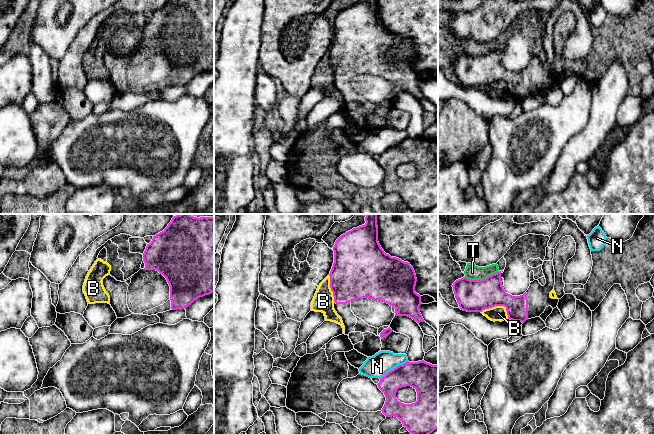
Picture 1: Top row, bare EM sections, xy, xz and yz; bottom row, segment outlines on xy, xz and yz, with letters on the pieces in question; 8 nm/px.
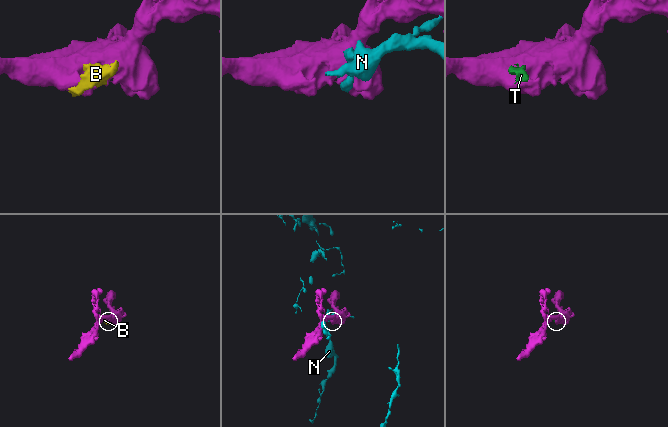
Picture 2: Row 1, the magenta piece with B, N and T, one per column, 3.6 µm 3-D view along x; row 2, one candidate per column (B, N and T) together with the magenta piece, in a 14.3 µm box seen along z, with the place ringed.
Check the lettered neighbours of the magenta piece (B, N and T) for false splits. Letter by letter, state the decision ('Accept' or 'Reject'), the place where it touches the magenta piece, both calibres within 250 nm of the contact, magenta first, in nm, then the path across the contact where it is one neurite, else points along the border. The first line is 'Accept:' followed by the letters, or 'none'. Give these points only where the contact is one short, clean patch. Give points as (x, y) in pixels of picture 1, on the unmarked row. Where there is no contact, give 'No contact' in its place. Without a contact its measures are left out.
Accept: none
B: Reject. Touches magenta at yz (498, 81). Thickness 260 nm (magenta) against 130 nm. Boundary: yz (481, 88), (487, 84), (503, 82), (508, 94)
N: Reject. Touches magenta at xz (394, 144). Thickness 240 nm (magenta) against 190 nm
T: Reject. Touches magenta at yz (483, 55). Thickness 260 nm (magenta) against 120 nm

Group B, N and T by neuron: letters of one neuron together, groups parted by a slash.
B T / N

